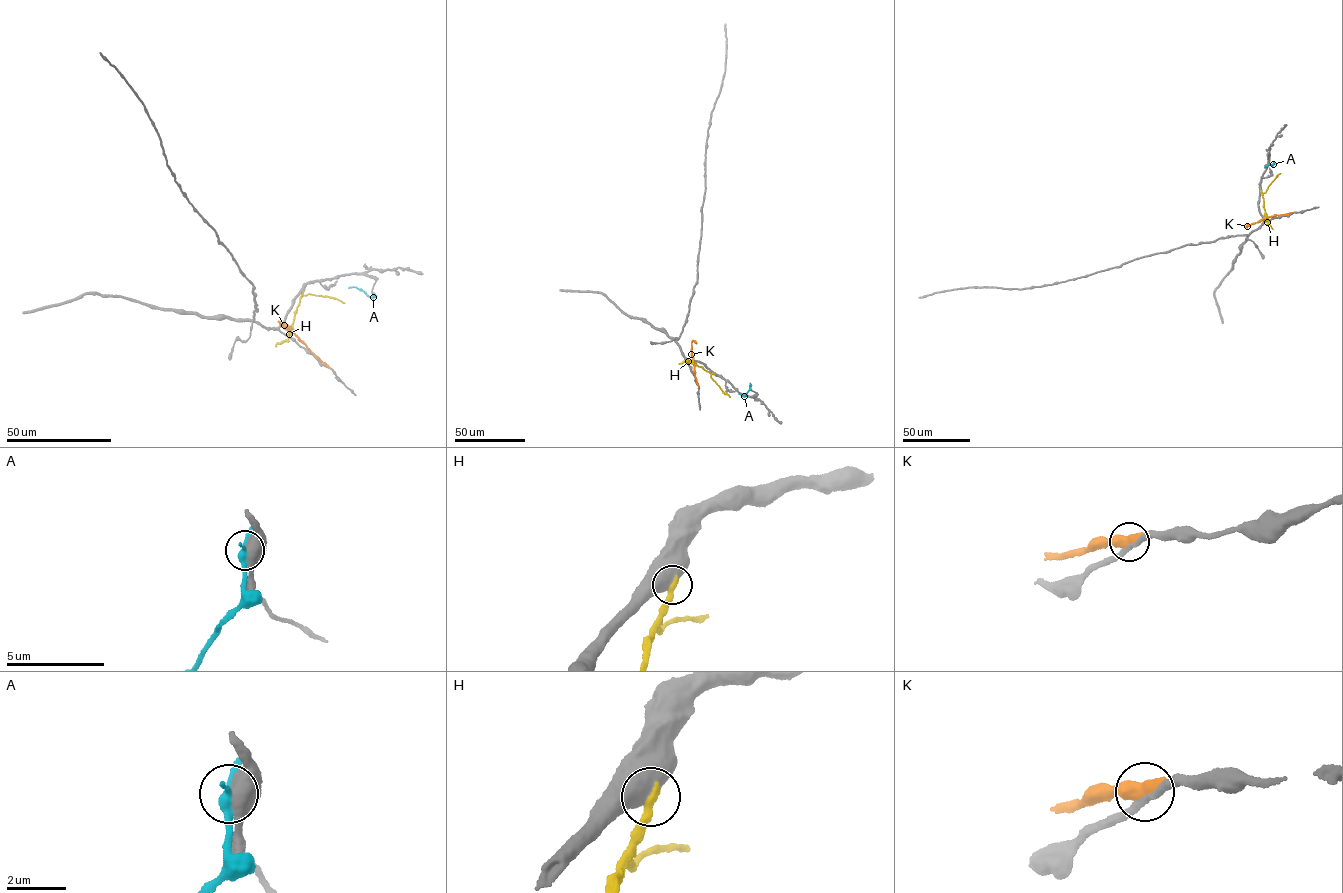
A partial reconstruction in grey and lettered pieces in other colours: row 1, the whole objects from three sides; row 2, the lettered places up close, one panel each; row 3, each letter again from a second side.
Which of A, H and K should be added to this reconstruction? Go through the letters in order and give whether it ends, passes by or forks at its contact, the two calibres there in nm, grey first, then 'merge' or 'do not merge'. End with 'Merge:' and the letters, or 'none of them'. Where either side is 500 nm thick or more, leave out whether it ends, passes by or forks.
A: calibres 550 and 260 nm; do not merge
H: calibres 750 and 320 nm; do not merge
K: it ends; calibres 220 and 480 nm; do not merge
Merge: none of them

